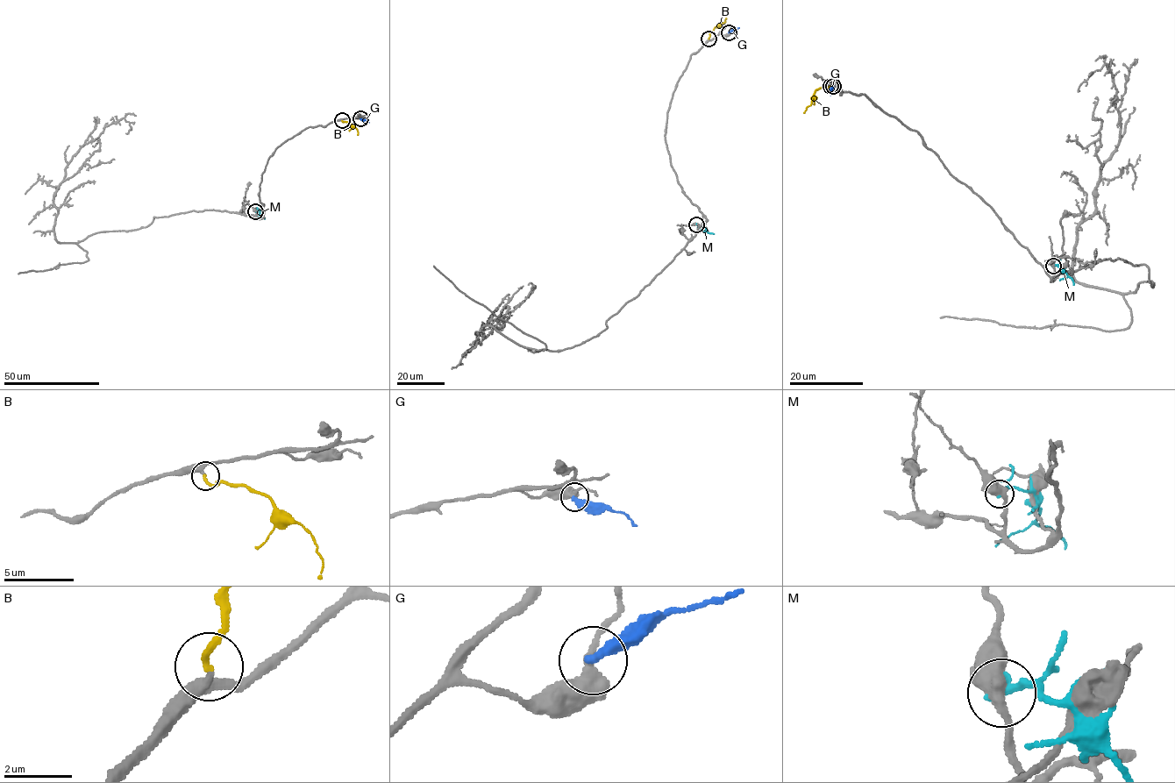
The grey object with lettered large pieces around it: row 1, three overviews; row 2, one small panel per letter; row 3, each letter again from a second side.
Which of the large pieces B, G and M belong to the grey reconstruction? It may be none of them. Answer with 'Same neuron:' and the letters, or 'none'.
Same neuron: B

